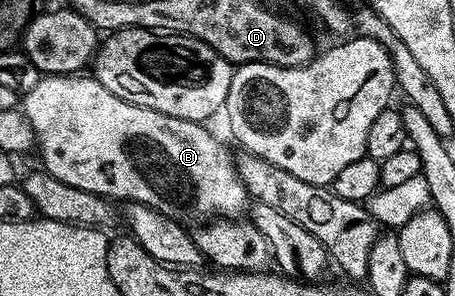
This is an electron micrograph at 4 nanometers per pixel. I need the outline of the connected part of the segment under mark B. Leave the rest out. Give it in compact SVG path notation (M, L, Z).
M77 73L75 75L44 75L38 81L38 85L34 85L34 89L30 89L22 97L22 110L25 117L30 121L30 125L34 129L36 134L36 147L38 152L40 151L40 159L42 162L43 170L49 171L54 177L58 177L58 181L66 181L66 185L74 185L74 189L86 189L86 193L94 193L95 195L101 195L103 199L110 199L113 201L123 201L124 203L141 203L142 205L150 205L150 209L158 209L158 213L162 213L166 217L171 219L179 219L181 221L187 220L187 215L192 219L204 219L200 221L208 221L213 217L223 217L225 219L236 219L237 217L249 210L250 207L250 196L248 190L244 187L244 182L240 180L240 174L236 168L236 160L233 152L228 152L210 132L207 131L207 126L204 123L195 123L194 121L182 121L178 117L166 117L166 113L158 113L154 109L146 109L142 105L130 105L130 101L122 101L122 97L114 97L114 93L110 93L110 89L106 89L106 85L102 85L98 82L91 74L88 73Z

